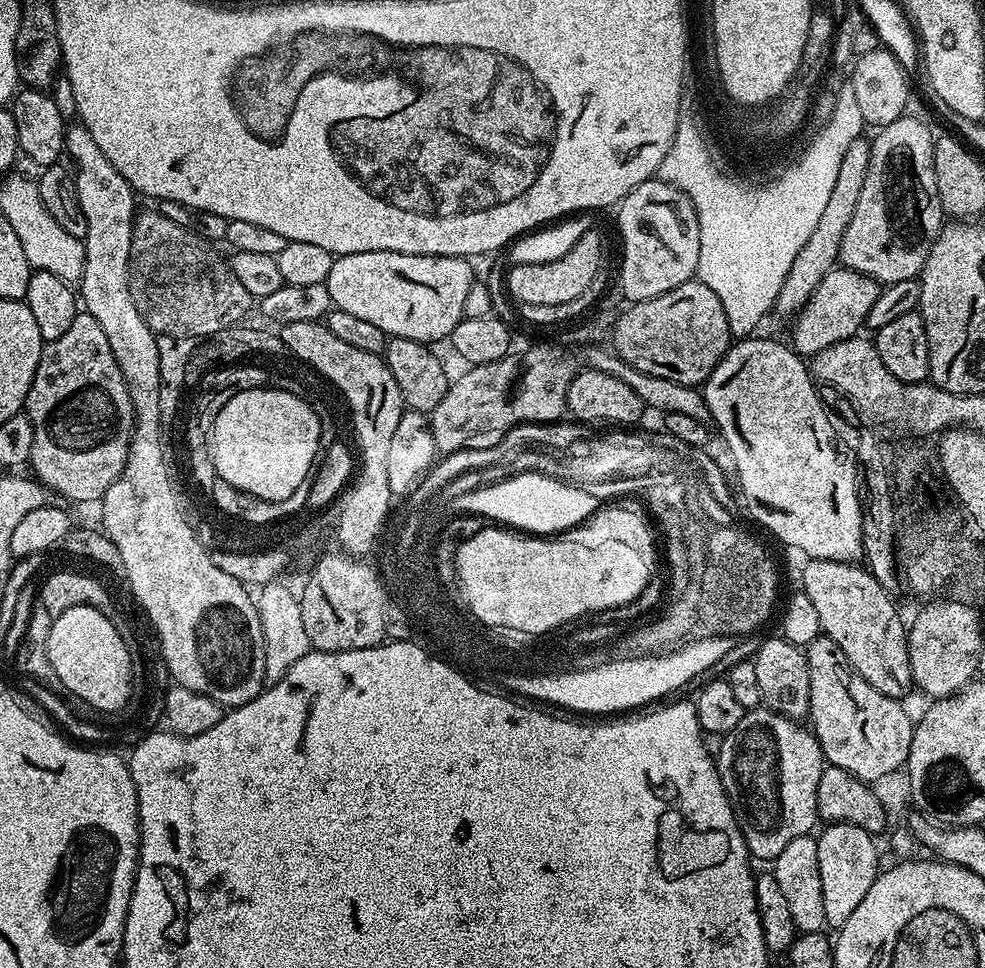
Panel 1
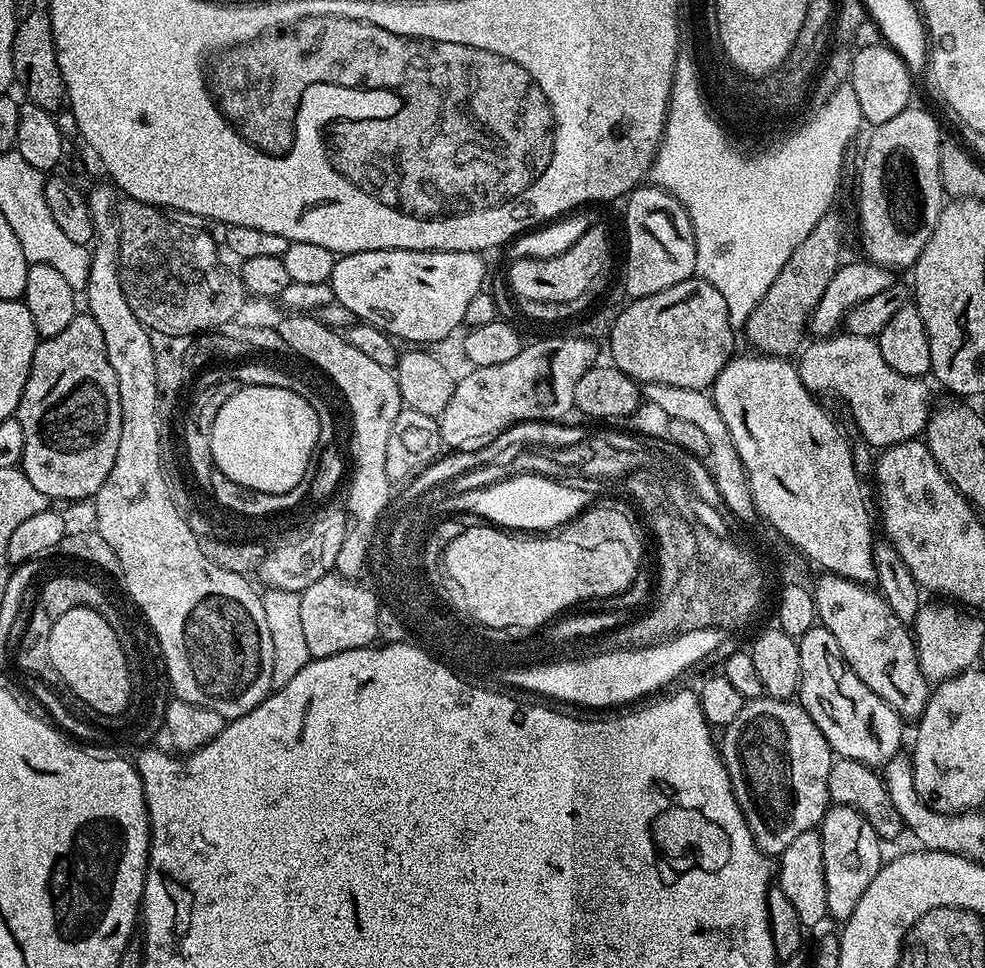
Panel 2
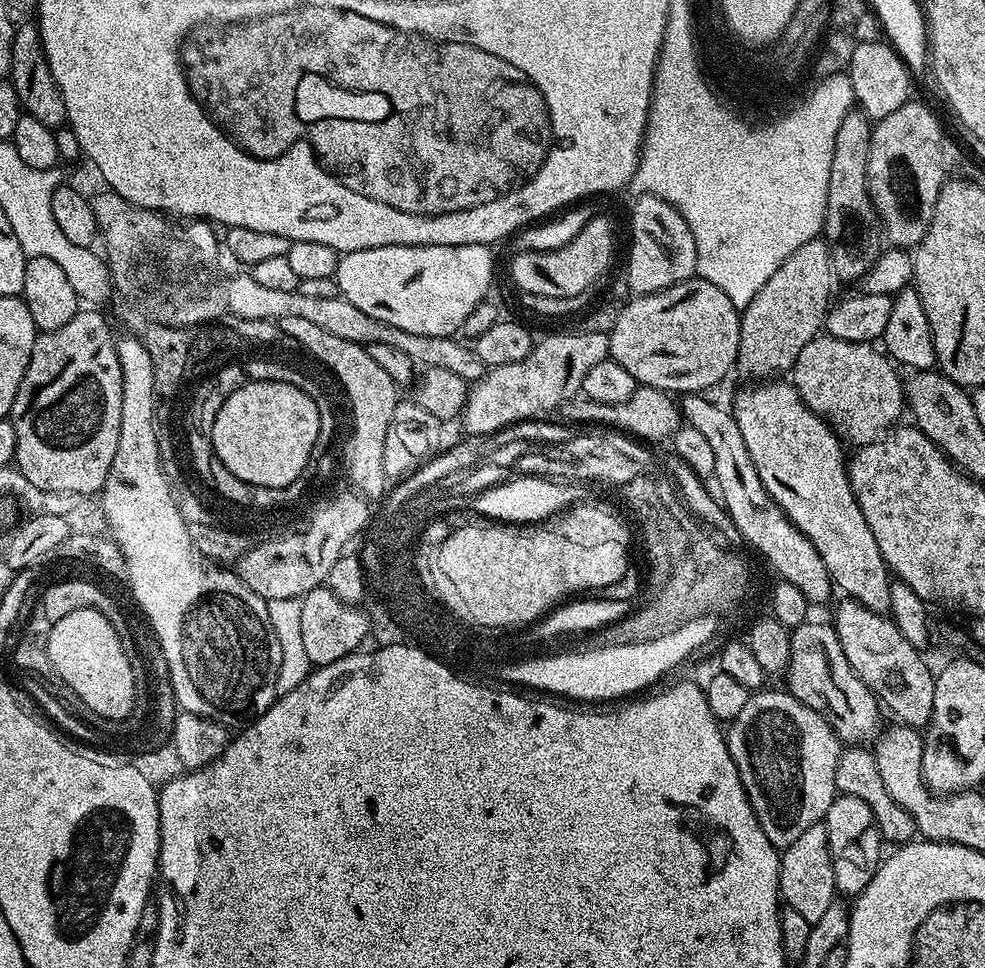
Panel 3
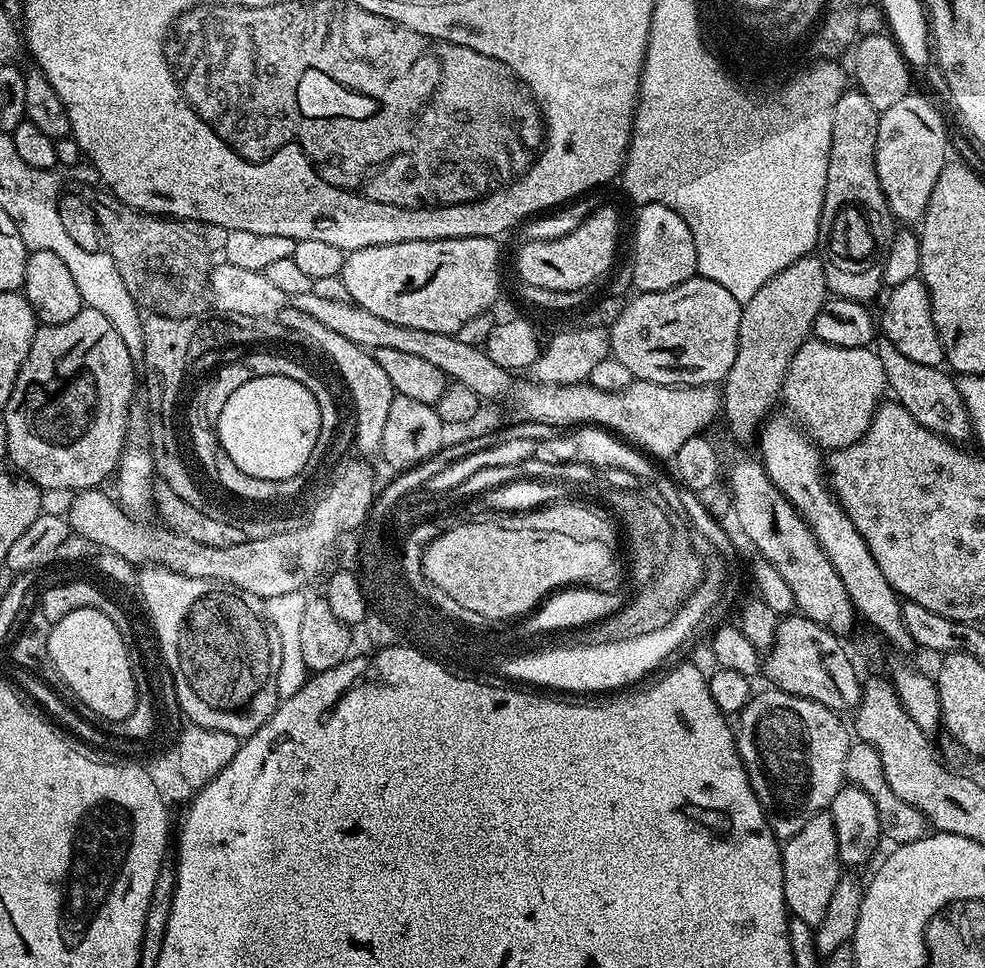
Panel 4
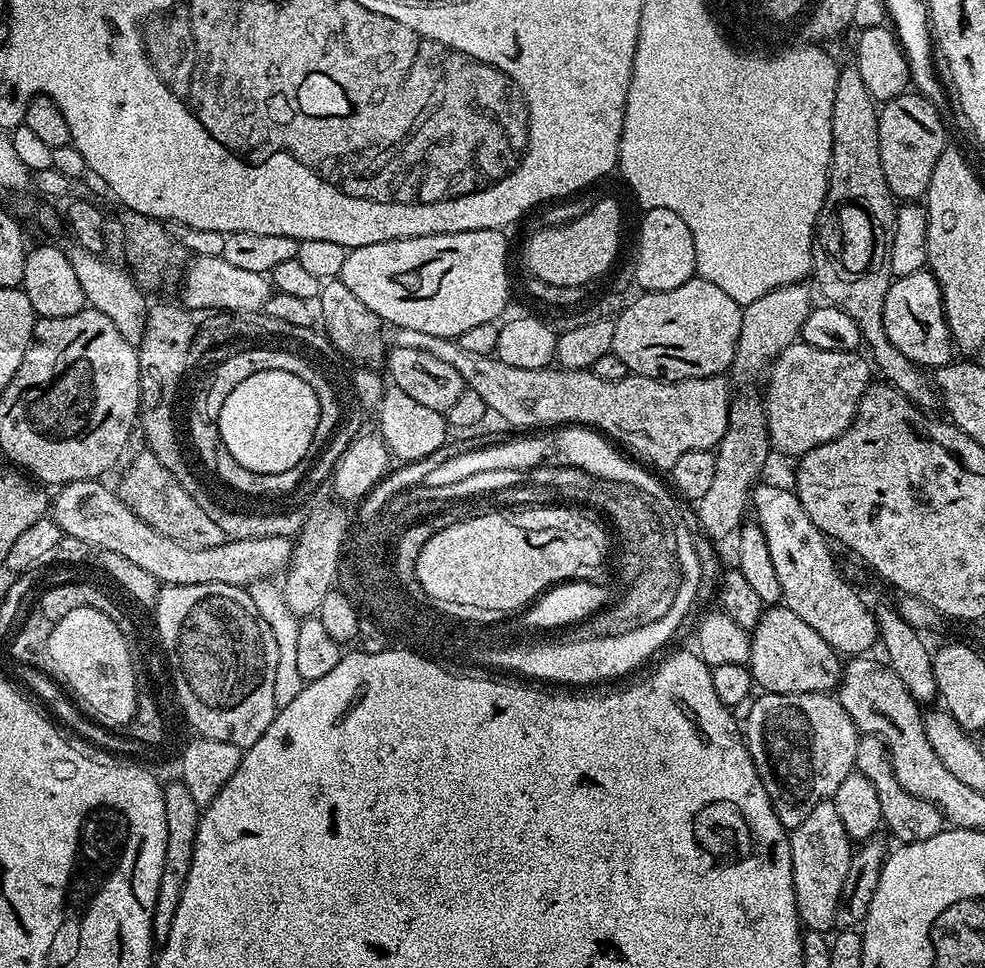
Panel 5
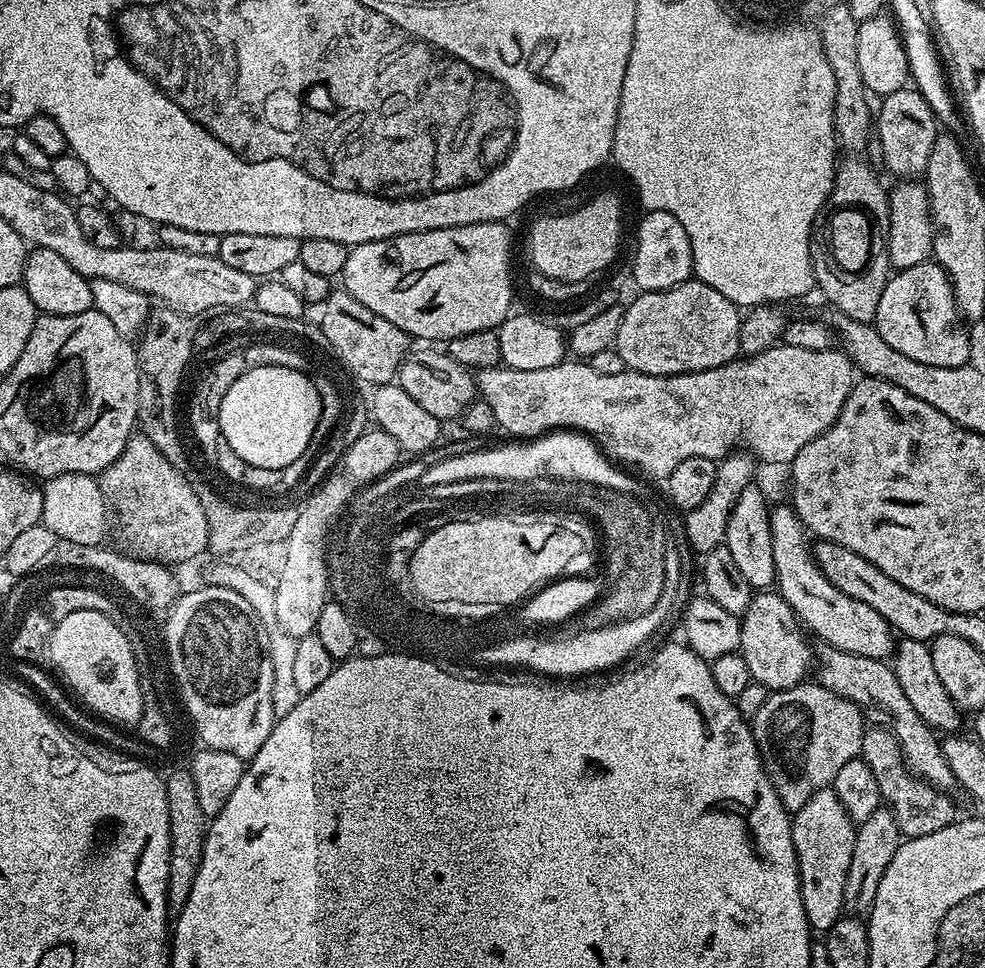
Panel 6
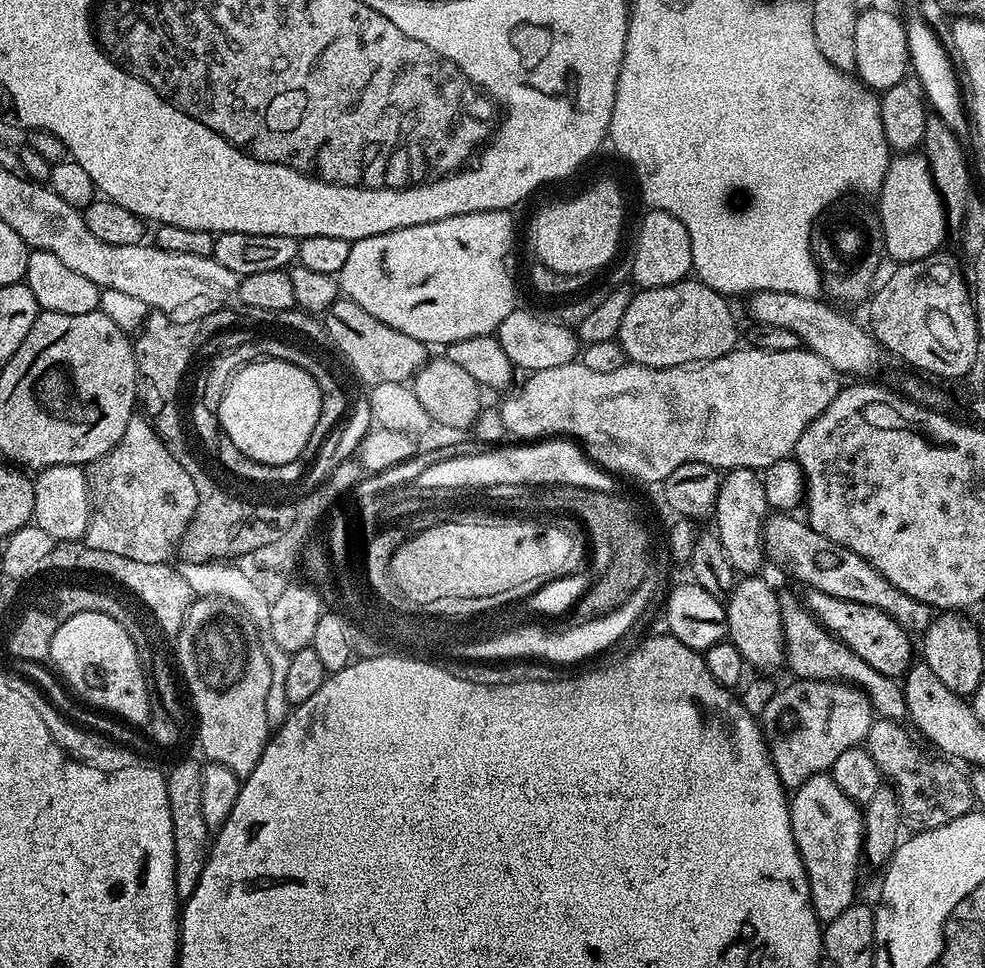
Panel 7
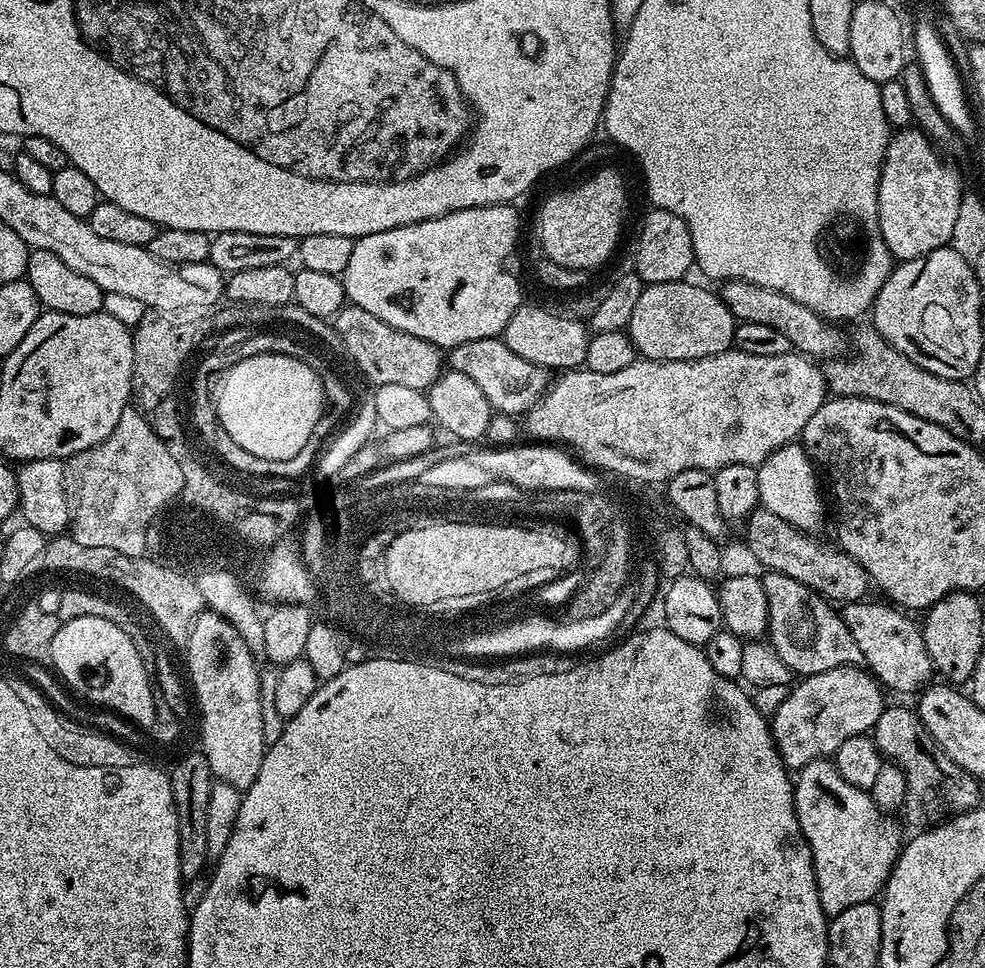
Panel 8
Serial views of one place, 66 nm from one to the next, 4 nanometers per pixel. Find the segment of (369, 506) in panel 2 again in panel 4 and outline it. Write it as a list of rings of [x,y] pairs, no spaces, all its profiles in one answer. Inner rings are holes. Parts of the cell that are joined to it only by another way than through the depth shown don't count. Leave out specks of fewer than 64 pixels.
[[[286,307],[275,316],[276,321],[305,337],[313,349],[321,348],[332,359],[334,367],[340,371],[348,392],[352,395],[352,404],[356,407],[356,448],[357,453],[365,457],[375,457],[380,451],[382,430],[386,430],[386,417],[390,414],[390,402],[394,395],[390,378],[386,378],[386,370],[378,366],[375,355],[367,348],[359,348],[350,338],[342,338],[342,334],[334,334],[334,330],[326,330],[318,318],[310,318],[310,314],[302,314],[302,310]]]

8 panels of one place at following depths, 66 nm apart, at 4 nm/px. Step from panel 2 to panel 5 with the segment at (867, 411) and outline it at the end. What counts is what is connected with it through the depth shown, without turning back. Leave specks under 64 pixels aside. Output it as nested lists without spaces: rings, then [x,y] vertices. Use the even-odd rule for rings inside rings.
[[[799,342],[786,346],[782,354],[772,362],[767,373],[768,392],[763,393],[762,403],[768,419],[768,439],[771,447],[788,456],[799,458],[804,453],[814,450],[814,446],[822,446],[834,438],[838,438],[851,425],[860,405],[860,399],[868,389],[874,372],[869,361],[860,357],[859,351],[835,352],[834,350],[818,350],[814,346],[806,346]]]

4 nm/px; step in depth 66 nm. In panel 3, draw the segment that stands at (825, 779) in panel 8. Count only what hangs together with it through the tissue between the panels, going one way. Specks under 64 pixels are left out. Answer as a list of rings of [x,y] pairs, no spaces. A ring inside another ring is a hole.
[[[823,823],[810,826],[780,858],[780,898],[787,907],[798,910],[806,922],[813,924],[826,915],[826,909],[837,899],[834,862],[830,856],[828,832]]]

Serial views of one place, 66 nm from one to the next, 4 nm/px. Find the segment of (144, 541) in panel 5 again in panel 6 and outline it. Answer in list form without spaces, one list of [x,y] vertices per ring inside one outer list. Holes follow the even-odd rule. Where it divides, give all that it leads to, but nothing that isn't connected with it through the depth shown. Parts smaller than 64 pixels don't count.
[[[62,474],[45,479],[42,484],[41,521],[55,534],[57,540],[96,546],[105,543],[104,535],[110,524],[108,499],[102,494],[99,479],[95,475]]]

